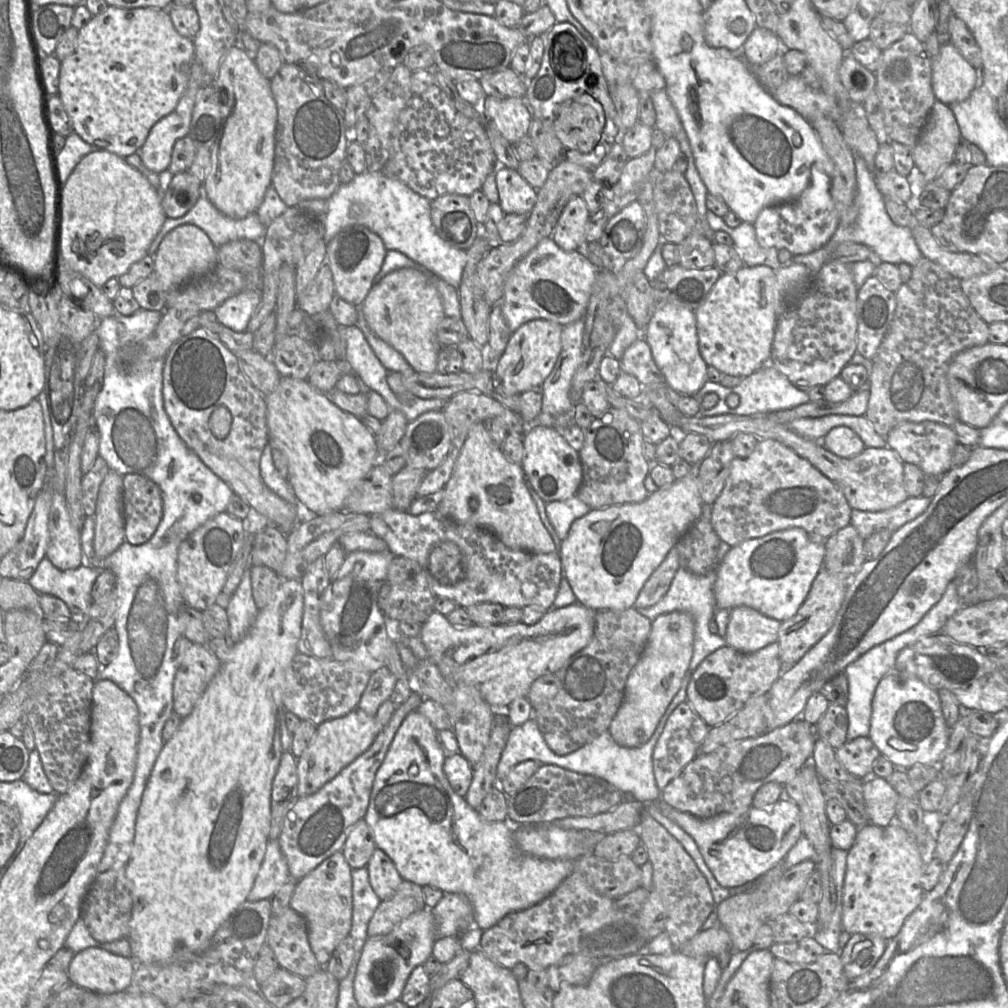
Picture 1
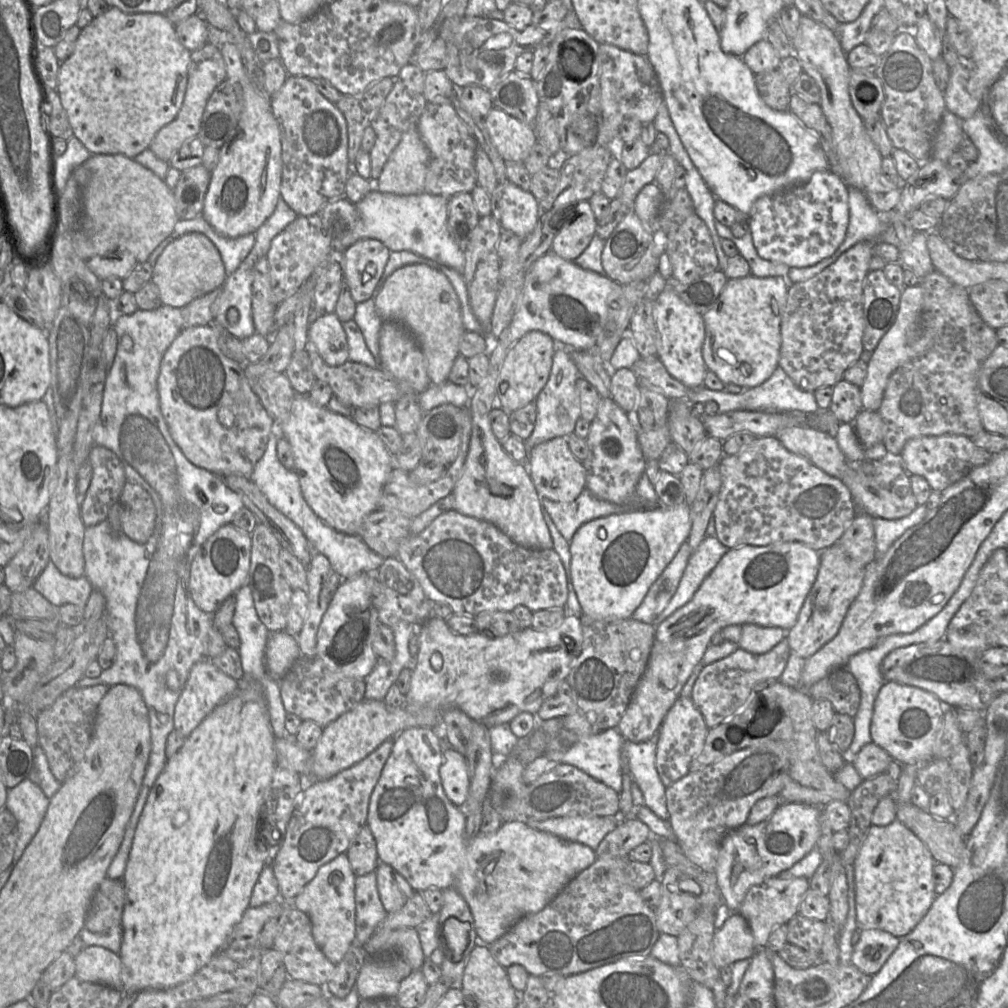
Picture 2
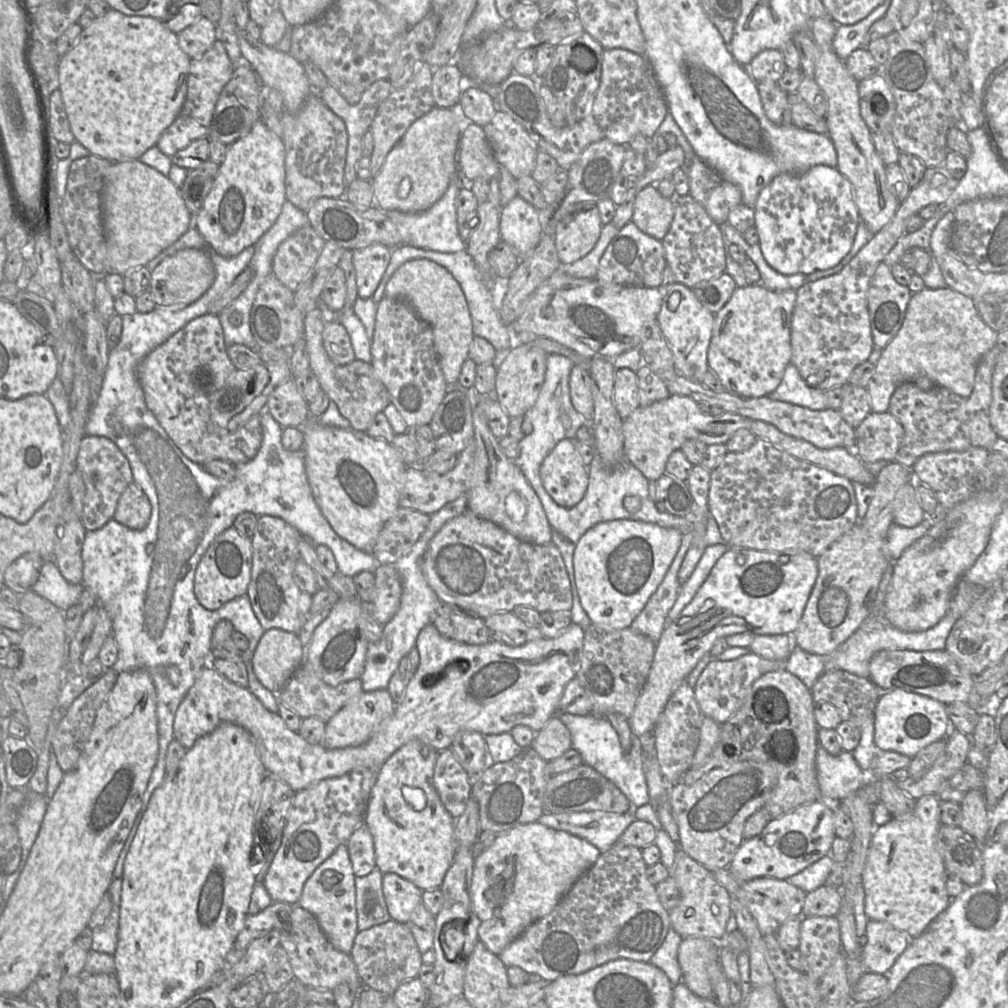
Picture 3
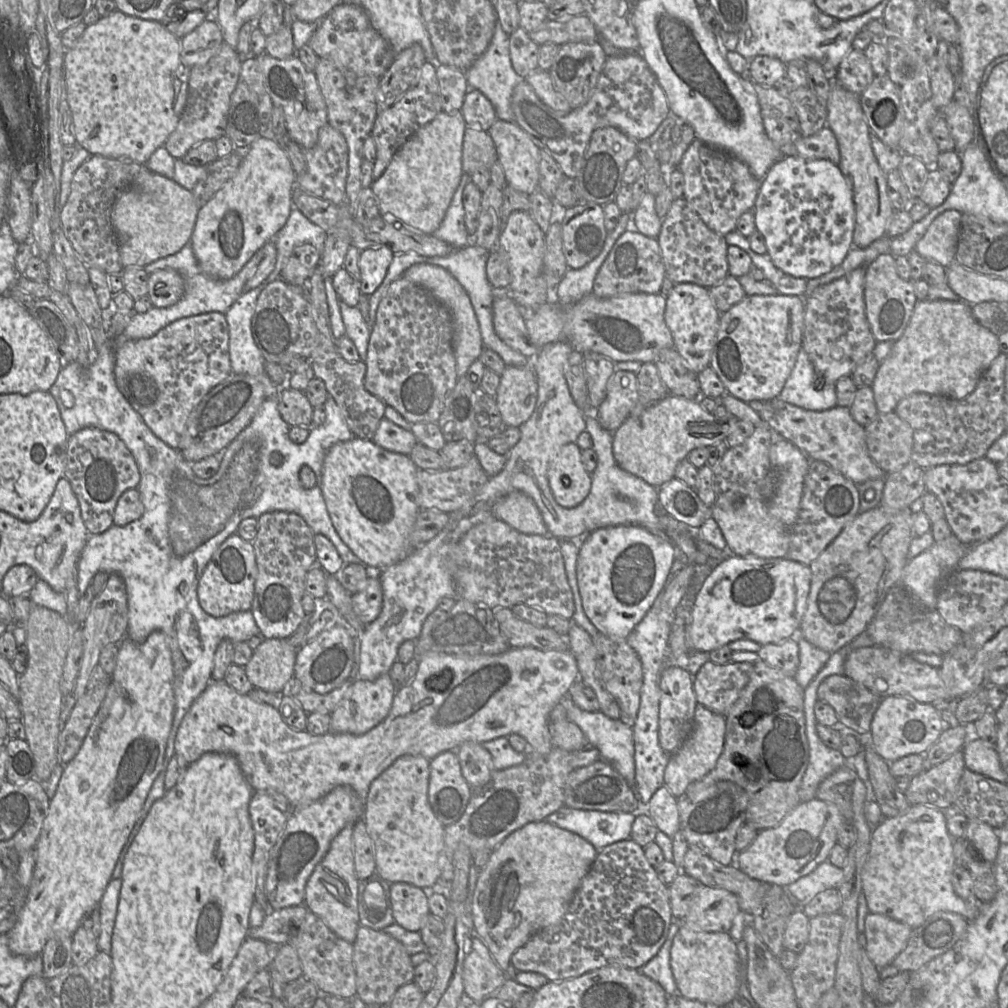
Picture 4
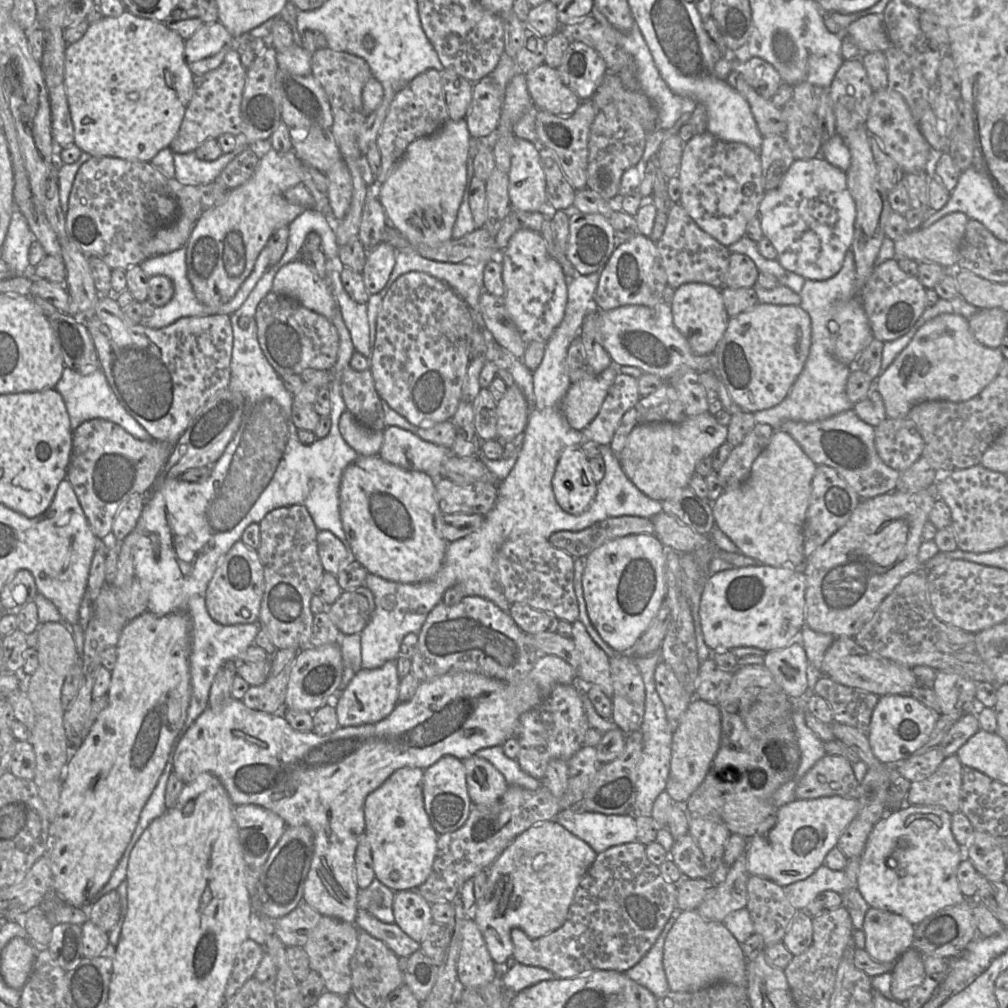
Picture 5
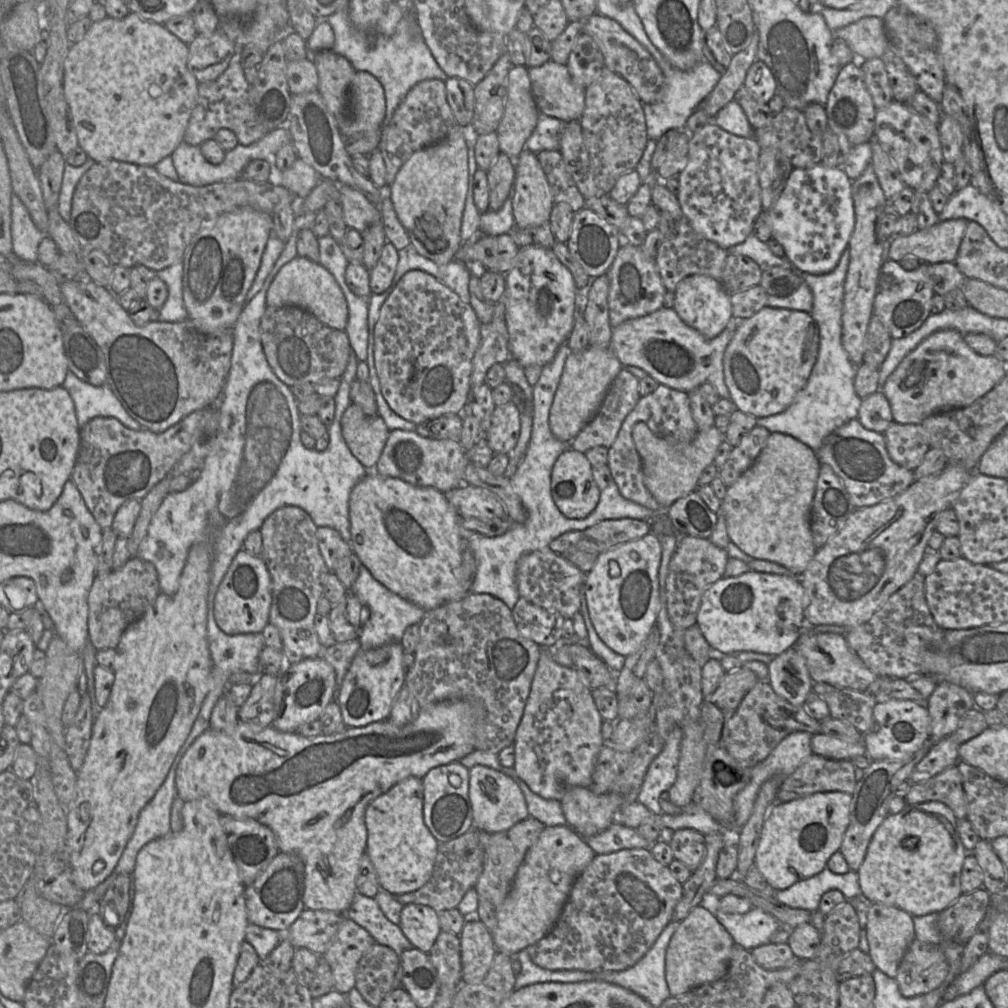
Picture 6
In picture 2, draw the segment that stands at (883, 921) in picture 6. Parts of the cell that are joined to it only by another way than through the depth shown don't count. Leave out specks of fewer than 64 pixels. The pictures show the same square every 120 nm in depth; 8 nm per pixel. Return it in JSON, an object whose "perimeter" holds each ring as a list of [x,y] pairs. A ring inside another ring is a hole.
{"perimeter":[[[861,928],[860,939],[853,946],[851,963],[863,973],[873,976],[882,968],[899,942],[898,937],[886,931]]]}

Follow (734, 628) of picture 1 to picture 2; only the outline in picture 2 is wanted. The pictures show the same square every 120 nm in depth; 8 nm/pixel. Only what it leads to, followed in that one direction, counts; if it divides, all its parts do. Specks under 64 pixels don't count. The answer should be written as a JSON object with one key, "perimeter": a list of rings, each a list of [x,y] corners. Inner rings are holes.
{"perimeter":[[[743,624],[738,647],[753,654],[764,654],[786,638],[787,632],[779,627]]]}

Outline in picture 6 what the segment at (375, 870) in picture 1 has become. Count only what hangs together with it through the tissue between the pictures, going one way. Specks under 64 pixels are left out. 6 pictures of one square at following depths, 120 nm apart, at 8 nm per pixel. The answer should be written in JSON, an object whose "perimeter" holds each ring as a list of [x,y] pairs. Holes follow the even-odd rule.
{"perimeter":[[[414,903],[403,905],[399,926],[412,945],[425,953],[441,931],[438,913],[430,906]]]}

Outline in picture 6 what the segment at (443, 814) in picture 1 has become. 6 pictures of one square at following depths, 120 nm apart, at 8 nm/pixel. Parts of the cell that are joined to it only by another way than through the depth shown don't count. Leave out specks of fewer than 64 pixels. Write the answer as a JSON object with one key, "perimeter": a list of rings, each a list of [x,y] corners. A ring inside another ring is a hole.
{"perimeter":[[[408,777],[374,799],[366,808],[365,824],[366,853],[383,889],[396,896],[415,891],[430,879],[439,843],[424,823],[421,779]],[[569,825],[546,826],[527,851],[507,897],[496,908],[498,923],[491,934],[497,951],[513,957],[543,938],[558,920],[574,880],[595,855],[592,848]]]}

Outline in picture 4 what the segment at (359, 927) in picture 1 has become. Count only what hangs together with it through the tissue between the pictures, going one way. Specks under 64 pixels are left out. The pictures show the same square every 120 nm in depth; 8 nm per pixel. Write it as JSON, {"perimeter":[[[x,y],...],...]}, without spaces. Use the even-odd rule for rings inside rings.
{"perimeter":[[[376,871],[367,879],[359,881],[358,913],[359,923],[375,930],[382,930],[395,922],[390,883]]]}

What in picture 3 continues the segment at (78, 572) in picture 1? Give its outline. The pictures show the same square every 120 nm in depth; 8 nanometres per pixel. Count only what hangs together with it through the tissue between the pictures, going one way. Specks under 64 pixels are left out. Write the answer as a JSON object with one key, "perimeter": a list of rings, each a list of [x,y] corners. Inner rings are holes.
{"perimeter":[[[54,561],[43,562],[38,579],[32,586],[36,594],[49,600],[63,612],[75,604],[83,589],[82,582],[79,584],[67,582]]]}

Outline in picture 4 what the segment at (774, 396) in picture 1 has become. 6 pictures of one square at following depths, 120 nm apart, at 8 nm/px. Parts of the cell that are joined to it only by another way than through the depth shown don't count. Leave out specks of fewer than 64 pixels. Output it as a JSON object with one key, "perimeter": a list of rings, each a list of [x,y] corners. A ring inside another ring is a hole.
{"perimeter":[[[801,346],[794,368],[786,380],[782,391],[776,398],[803,409],[813,411],[823,411],[837,406],[835,384],[825,385],[823,388],[818,390],[815,388],[816,379],[817,375],[815,373],[814,366],[811,363],[806,351]]]}

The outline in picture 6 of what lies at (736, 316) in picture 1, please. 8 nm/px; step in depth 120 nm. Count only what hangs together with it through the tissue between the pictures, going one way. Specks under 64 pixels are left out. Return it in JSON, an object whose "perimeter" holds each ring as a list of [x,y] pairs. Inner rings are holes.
{"perimeter":[[[765,306],[752,317],[740,321],[723,356],[724,380],[735,409],[755,418],[784,411],[808,381],[817,360],[819,340],[816,321],[810,313],[804,311]]]}

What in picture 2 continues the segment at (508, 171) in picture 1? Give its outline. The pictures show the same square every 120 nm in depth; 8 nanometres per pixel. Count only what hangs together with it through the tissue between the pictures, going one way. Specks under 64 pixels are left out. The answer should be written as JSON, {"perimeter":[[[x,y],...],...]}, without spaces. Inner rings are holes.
{"perimeter":[[[506,179],[501,186],[502,229],[512,231],[521,239],[525,239],[534,230],[538,218],[539,201],[531,193]]]}

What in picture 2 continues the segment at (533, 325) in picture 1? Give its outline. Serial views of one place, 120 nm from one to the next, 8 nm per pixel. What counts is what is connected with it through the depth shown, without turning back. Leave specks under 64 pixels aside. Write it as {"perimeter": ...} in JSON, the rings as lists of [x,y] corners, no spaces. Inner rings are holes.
{"perimeter":[[[533,330],[521,337],[508,351],[496,383],[500,408],[506,413],[526,406],[536,400],[550,376],[553,355],[558,344],[548,334]]]}

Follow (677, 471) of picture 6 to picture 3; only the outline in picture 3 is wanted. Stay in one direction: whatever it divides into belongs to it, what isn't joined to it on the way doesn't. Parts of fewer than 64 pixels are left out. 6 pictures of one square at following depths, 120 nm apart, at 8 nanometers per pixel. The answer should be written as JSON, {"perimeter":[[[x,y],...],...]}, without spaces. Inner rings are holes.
{"perimeter":[[[670,395],[646,407],[638,407],[623,421],[624,456],[649,481],[657,481],[666,473],[670,454],[681,448],[688,439],[697,439],[706,445],[725,444],[737,431],[749,429],[751,419],[737,413],[724,412],[719,416],[704,414],[698,403],[682,395]]]}

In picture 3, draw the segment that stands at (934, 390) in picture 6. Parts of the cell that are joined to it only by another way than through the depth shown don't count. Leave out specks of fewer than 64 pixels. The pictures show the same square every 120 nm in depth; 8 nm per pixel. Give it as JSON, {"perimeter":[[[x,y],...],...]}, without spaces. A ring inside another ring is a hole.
{"perimeter":[[[948,286],[937,289],[924,287],[921,291],[912,293],[904,321],[894,338],[882,349],[866,387],[872,412],[887,412],[892,394],[905,382],[912,382],[923,390],[942,386],[963,398],[969,397],[974,388],[977,366],[983,356],[996,346],[997,334],[982,320],[972,298]]]}

